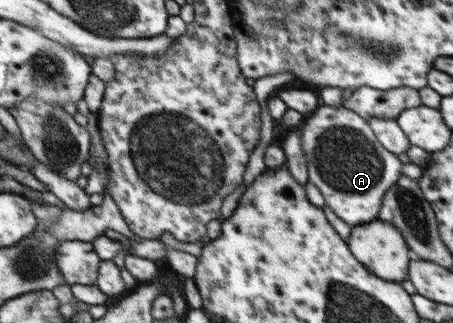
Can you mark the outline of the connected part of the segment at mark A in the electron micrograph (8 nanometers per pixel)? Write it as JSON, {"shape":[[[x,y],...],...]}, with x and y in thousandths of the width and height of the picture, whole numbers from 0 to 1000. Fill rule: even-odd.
{"shape":[[[759,328],[700,334],[662,402],[664,458],[678,492],[680,560],[691,567],[715,607],[720,635],[777,703],[810,693],[837,669],[848,607],[887,542],[890,505],[859,471],[828,421],[817,384],[786,347]]]}

